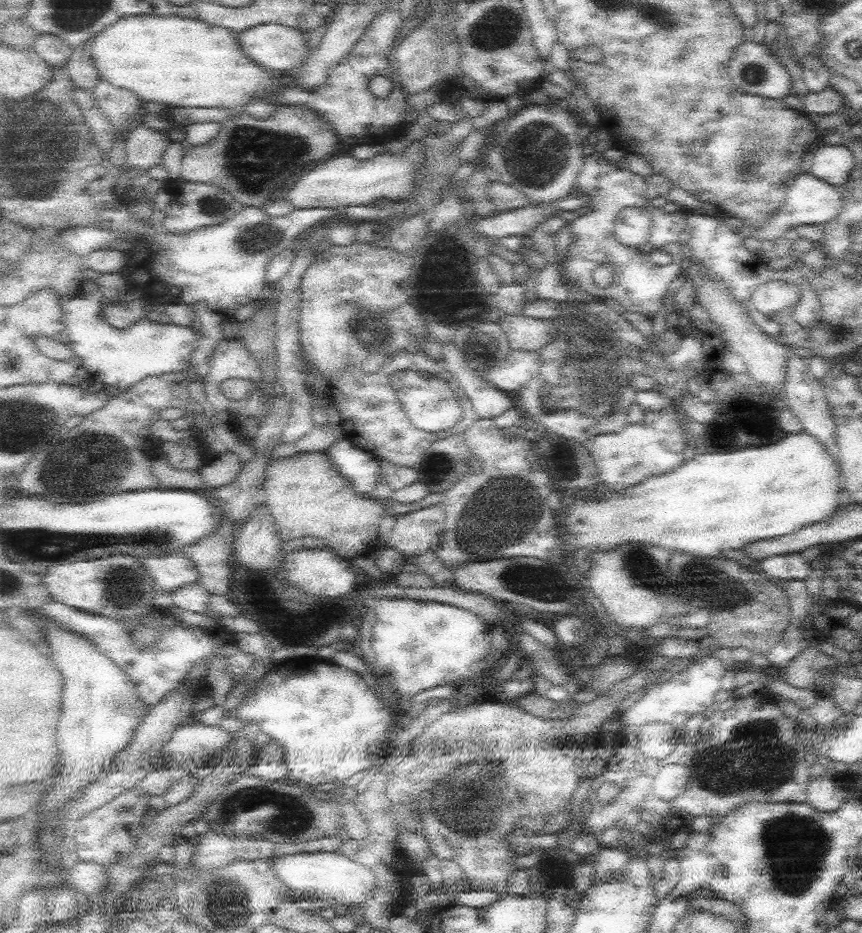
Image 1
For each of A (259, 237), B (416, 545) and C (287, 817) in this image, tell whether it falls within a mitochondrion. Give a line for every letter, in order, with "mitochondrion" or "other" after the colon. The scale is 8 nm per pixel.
A: mitochondrion
B: other
C: mitochondrion

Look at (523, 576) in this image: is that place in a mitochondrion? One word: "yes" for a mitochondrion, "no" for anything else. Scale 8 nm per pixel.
yes

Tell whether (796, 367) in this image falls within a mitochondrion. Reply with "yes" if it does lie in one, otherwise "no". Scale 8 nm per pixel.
no

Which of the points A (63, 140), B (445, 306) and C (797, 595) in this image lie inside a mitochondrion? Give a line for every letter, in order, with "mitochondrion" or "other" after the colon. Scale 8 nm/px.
A: mitochondrion
B: mitochondrion
C: other

